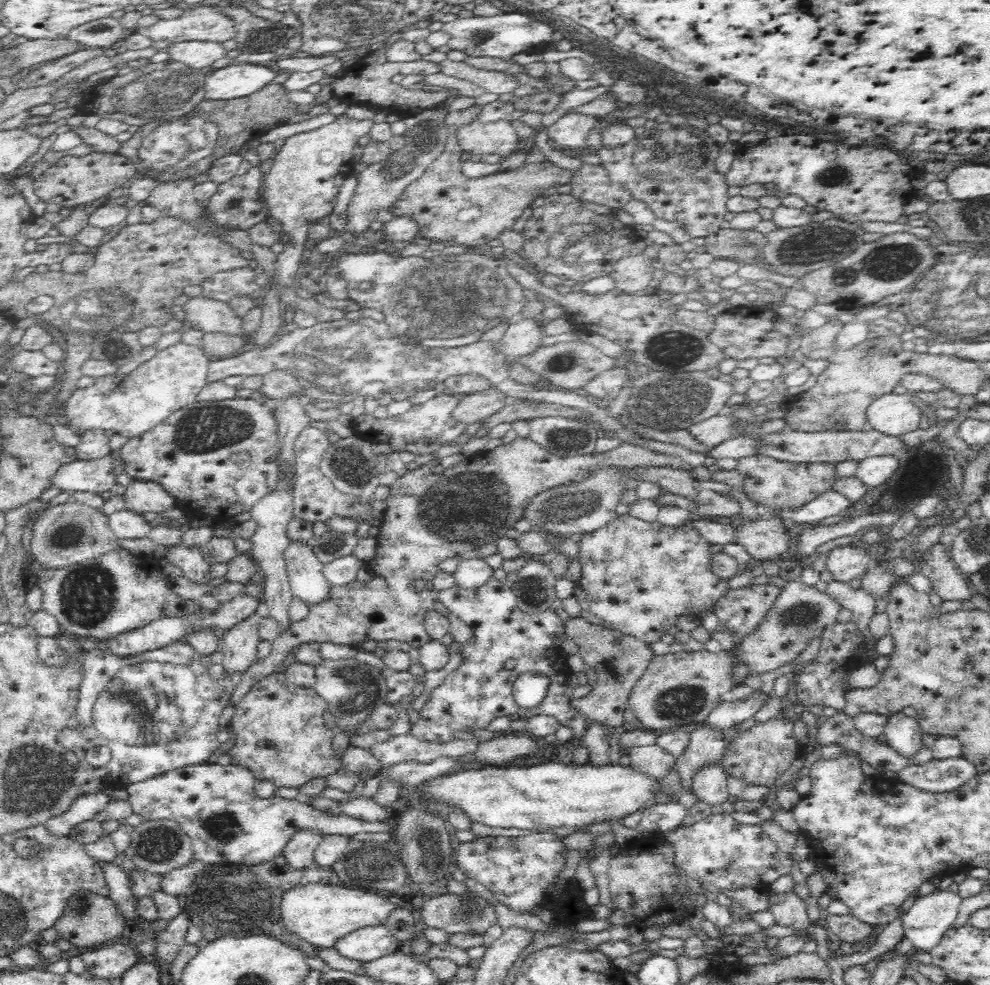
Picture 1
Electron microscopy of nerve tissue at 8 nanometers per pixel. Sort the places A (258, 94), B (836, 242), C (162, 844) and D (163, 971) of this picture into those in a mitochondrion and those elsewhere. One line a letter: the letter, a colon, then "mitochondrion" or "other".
A: other
B: mitochondrion
C: mitochondrion
D: other

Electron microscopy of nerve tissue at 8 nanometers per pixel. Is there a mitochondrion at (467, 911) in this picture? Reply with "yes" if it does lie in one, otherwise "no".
yes

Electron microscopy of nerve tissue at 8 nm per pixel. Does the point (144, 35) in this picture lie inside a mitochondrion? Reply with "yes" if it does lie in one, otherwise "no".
no

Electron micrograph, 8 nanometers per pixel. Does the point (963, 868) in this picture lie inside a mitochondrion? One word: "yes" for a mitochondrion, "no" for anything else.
no

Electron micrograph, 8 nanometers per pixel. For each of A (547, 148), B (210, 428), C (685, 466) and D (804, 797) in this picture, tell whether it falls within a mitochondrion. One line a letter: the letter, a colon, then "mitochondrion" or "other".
A: other
B: mitochondrion
C: other
D: other

